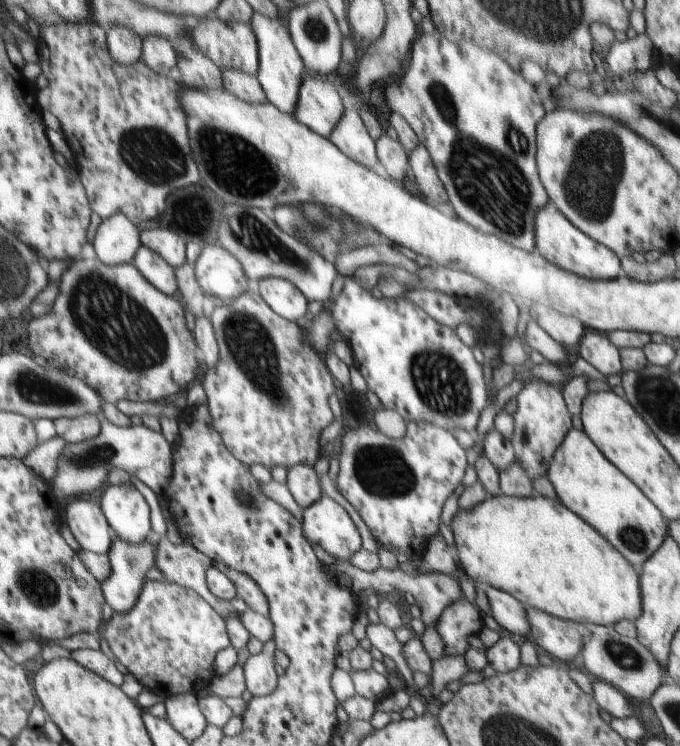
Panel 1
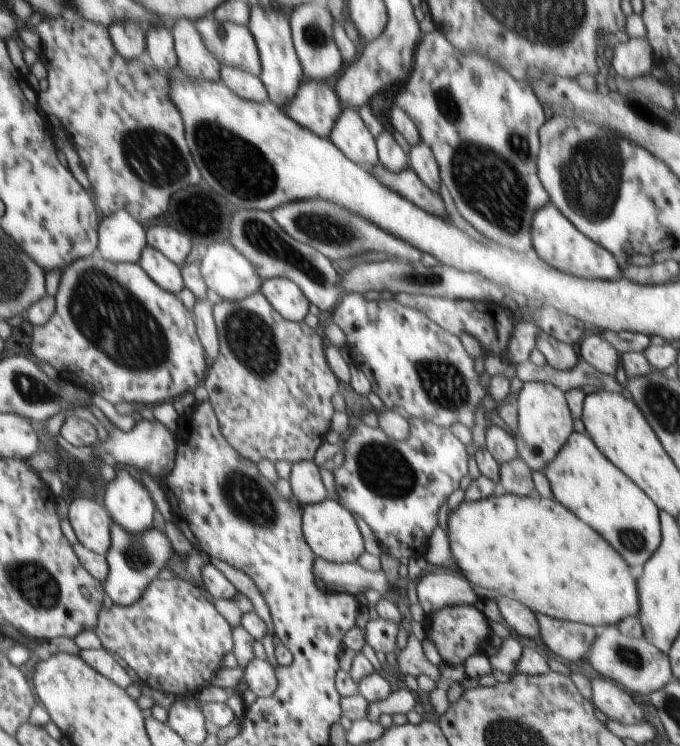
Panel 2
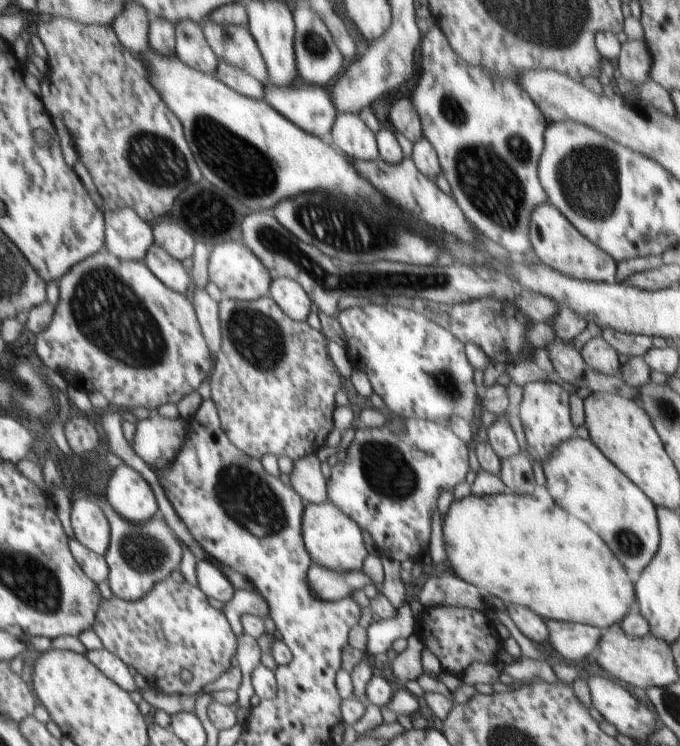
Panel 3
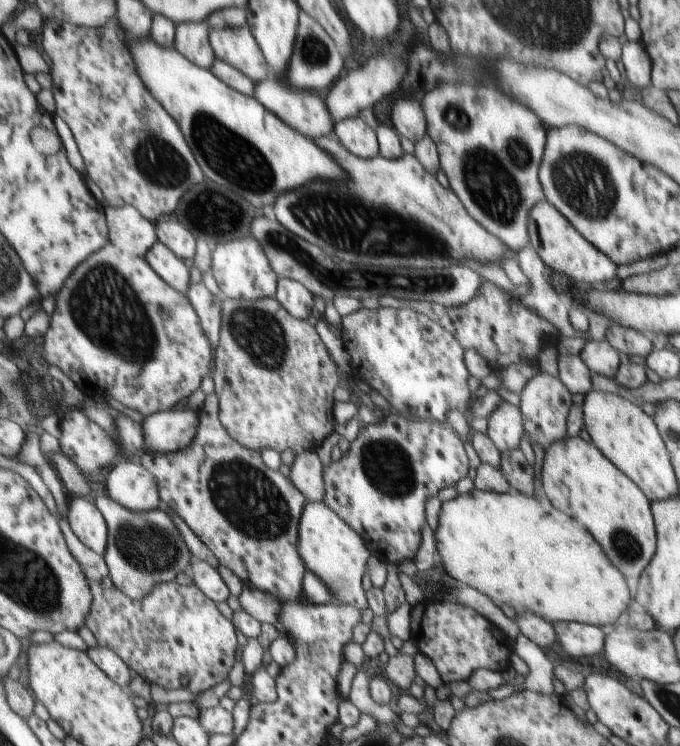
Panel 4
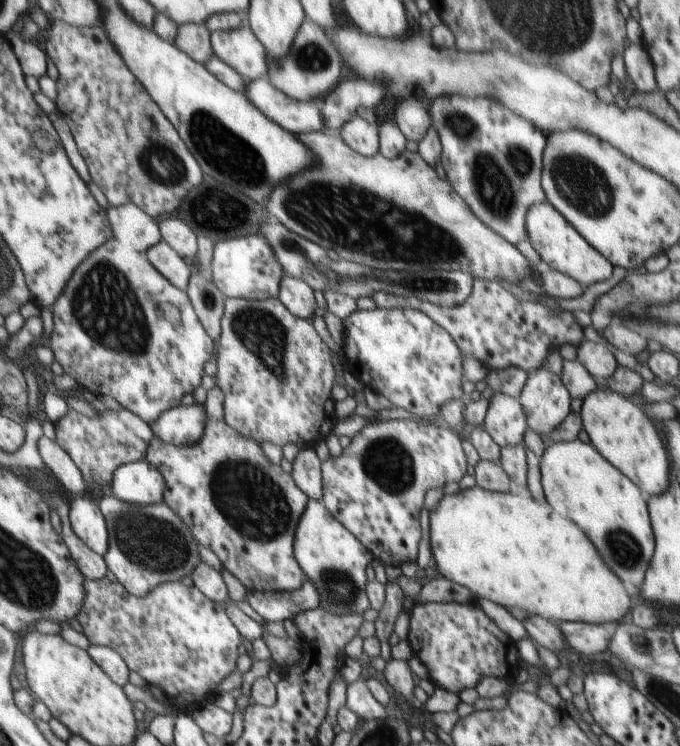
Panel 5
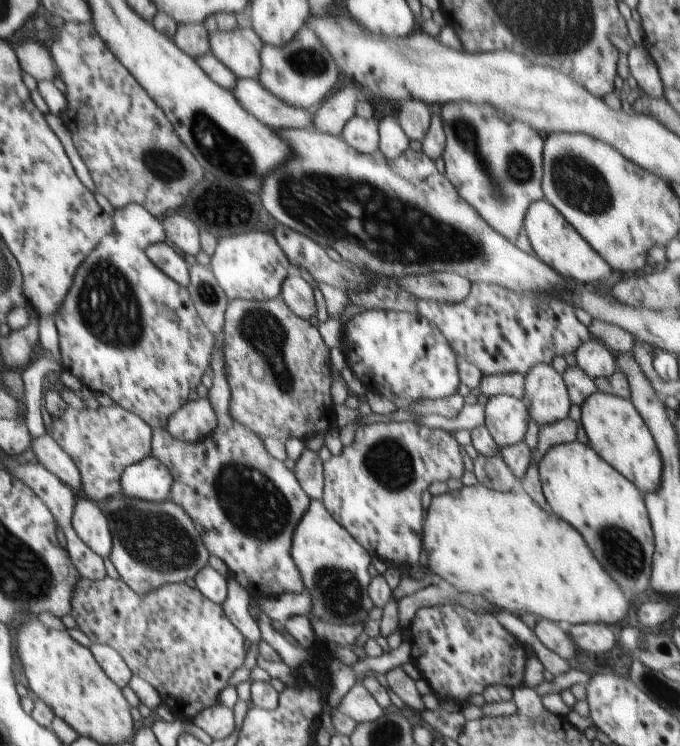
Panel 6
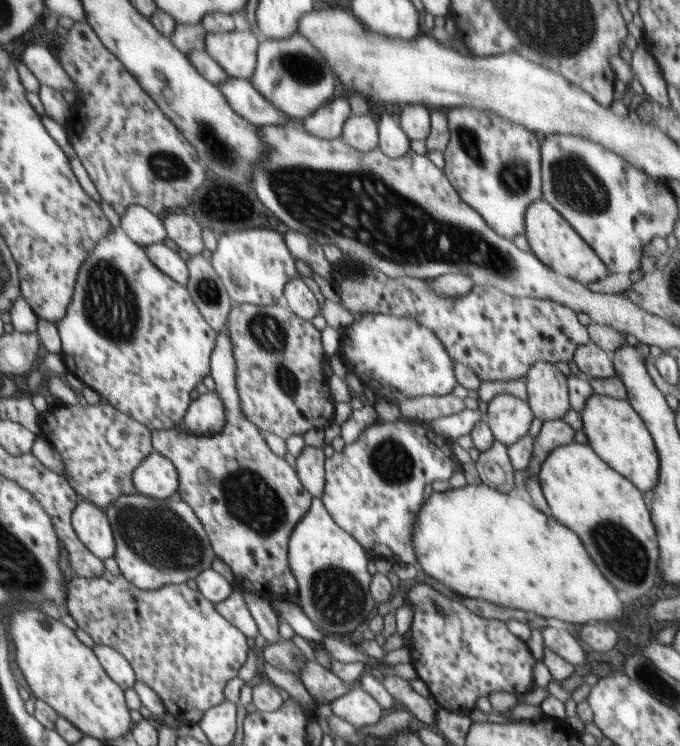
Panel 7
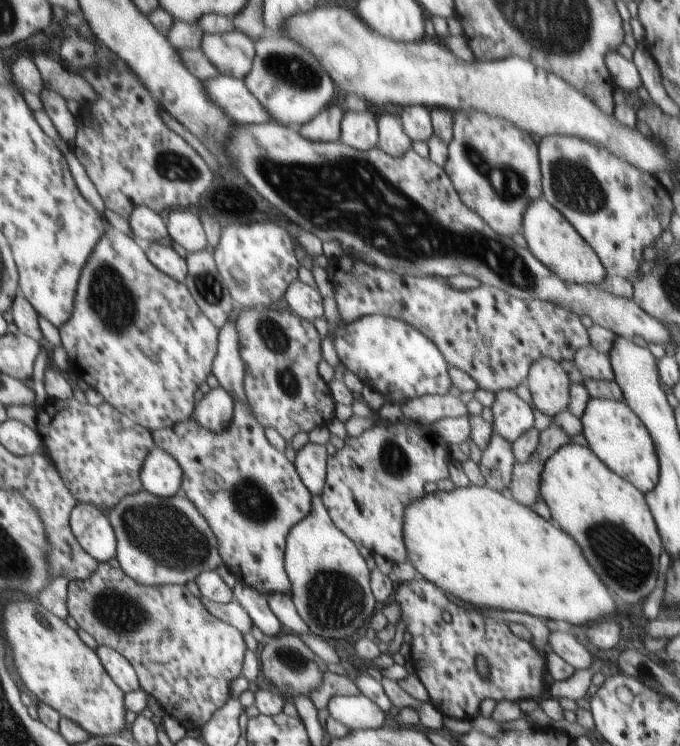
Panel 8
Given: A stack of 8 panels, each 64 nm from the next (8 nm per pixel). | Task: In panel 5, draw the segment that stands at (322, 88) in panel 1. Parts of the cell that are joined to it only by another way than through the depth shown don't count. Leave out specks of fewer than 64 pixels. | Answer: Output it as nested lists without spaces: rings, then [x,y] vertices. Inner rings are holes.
[[[269,77],[249,81],[245,93],[262,113],[278,122],[290,132],[314,132],[324,130],[327,122],[316,102],[298,102],[280,92]]]

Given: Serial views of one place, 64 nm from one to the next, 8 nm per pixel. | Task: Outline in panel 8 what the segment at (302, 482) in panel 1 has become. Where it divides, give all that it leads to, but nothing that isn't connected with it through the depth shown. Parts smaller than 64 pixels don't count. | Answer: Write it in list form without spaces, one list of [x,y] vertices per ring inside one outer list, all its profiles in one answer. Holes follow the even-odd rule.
[[[311,441],[297,454],[295,466],[313,495],[323,496],[328,477],[328,448]]]

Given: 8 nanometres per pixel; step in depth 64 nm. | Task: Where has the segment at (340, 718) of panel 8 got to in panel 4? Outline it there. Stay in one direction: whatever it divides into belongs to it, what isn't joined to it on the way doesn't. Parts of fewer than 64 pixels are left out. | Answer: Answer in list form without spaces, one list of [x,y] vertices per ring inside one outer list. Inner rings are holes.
[[[364,668],[358,669],[354,681],[351,685],[350,694],[347,700],[354,704],[361,714],[368,714],[374,716],[379,722],[390,724],[390,722],[397,722],[400,720],[398,715],[392,711],[388,705],[380,705],[372,700],[369,690],[370,676],[366,674]]]

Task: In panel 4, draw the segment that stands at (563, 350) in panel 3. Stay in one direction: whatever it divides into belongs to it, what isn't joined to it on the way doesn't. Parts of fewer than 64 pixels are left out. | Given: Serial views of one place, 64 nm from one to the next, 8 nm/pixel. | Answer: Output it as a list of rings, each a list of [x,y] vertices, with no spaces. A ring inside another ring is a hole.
[[[558,355],[560,380],[571,389],[572,394],[586,394],[593,388],[591,370],[577,356]]]

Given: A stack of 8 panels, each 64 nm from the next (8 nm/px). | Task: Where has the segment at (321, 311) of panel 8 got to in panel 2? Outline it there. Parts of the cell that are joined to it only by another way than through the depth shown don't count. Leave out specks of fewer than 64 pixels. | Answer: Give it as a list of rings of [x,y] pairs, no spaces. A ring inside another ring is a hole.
[[[286,277],[265,279],[261,292],[272,302],[272,306],[289,320],[303,322],[310,314],[311,301],[294,280]]]

